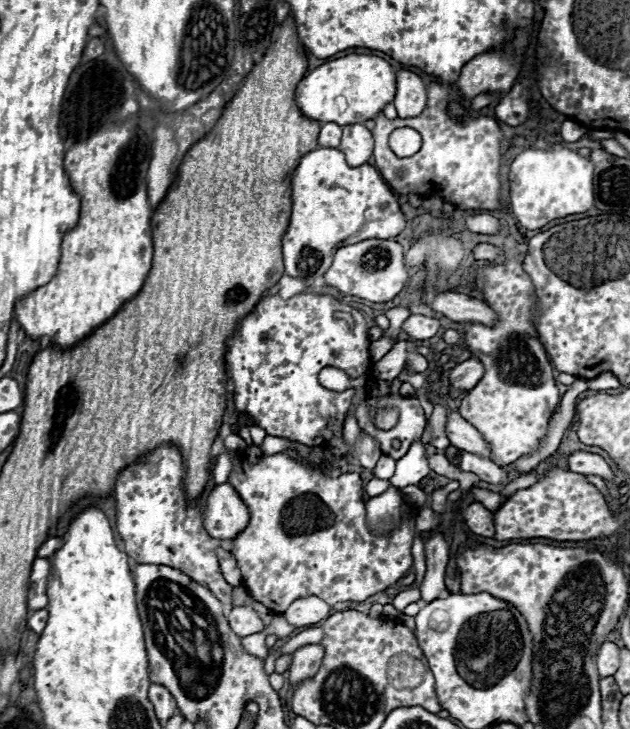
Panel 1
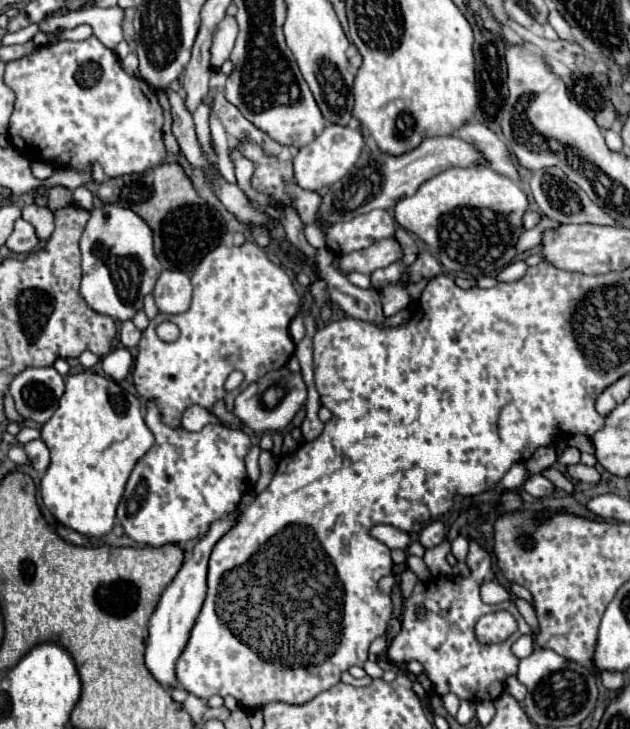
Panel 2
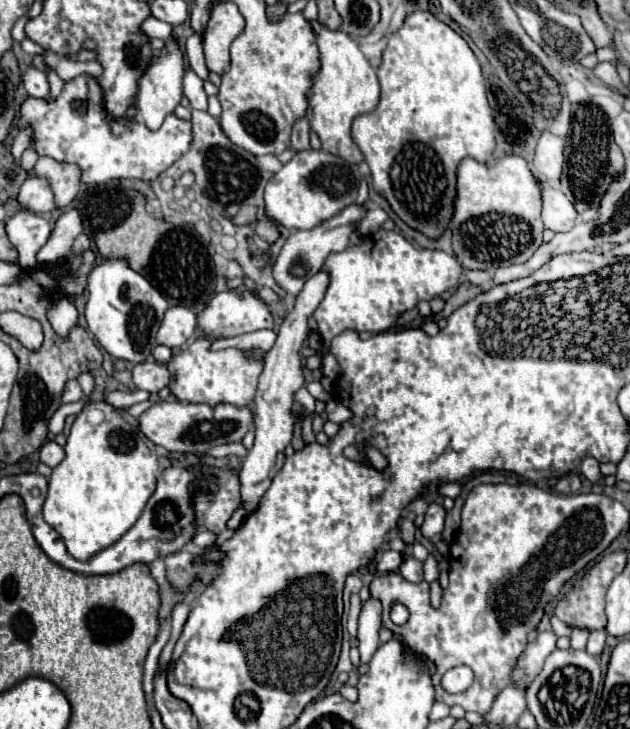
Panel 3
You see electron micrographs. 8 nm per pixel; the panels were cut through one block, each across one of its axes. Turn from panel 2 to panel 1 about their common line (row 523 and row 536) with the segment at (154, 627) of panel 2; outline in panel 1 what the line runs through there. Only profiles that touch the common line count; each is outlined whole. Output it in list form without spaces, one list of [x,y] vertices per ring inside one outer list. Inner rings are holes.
[[[218,484],[206,504],[204,524],[220,540],[238,536],[250,520],[250,510],[230,484]]]

